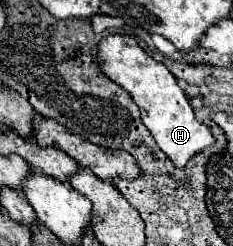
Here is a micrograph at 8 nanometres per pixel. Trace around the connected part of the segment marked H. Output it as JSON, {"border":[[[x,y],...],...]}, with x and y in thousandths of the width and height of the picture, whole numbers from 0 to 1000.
{"border":[[[519,142],[442,150],[425,175],[425,256],[468,321],[485,321],[494,337],[511,337],[528,362],[554,370],[554,386],[605,443],[605,484],[622,516],[648,533],[691,614],[768,687],[785,687],[820,638],[923,589],[906,524],[880,500],[845,492],[837,451],[811,402],[794,394],[785,362],[768,354],[760,321],[742,313],[742,297],[700,256],[631,224],[571,150],[519,150]]]}

